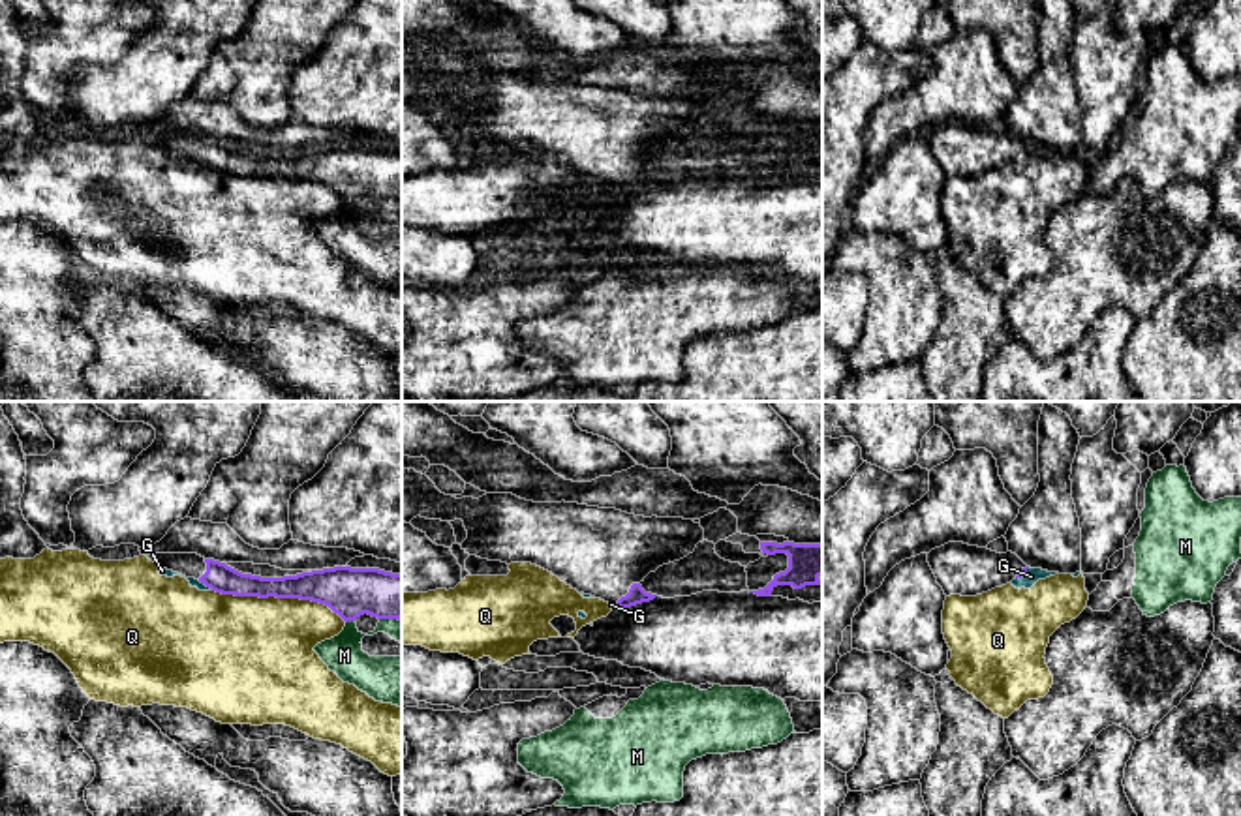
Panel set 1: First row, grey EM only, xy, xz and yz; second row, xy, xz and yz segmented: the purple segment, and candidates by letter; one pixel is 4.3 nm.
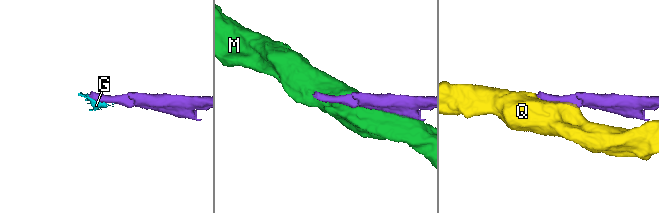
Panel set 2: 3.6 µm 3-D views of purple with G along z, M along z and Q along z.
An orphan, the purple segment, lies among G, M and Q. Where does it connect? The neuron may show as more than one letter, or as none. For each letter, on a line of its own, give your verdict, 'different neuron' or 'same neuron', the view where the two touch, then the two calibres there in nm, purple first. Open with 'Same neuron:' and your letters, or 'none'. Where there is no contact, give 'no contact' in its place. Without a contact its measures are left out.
Same neuron: none
G: different neuron; meets purple in xy; 120 nm thick on the purple side, 40 nm on the other
M: different neuron; meets purple in xy; 220 nm thick on the purple side, 170 nm on the other
Q: different neuron; meets purple in xy; 180 nm thick on the purple side, 460 nm on the other

